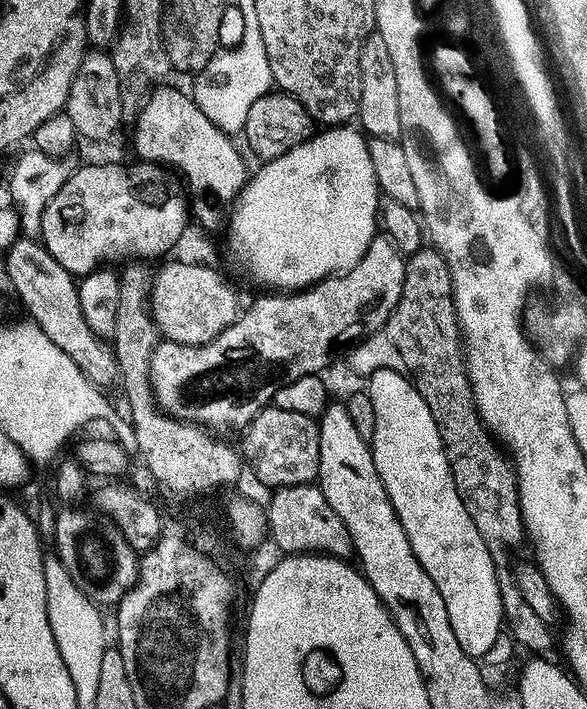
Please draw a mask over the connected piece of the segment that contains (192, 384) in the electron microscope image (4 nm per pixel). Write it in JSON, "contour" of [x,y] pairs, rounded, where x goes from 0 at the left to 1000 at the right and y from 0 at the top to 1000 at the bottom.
{"contour":[[[647,330],[634,340],[630,353],[624,358],[624,364],[617,364],[617,370],[610,370],[610,375],[603,375],[593,384],[581,384],[578,389],[562,389],[547,401],[535,401],[530,406],[520,406],[496,415],[450,415],[445,423],[436,423],[429,429],[429,436],[417,439],[404,451],[402,458],[387,463],[365,482],[358,482],[351,488],[317,488],[315,485],[296,485],[291,482],[274,482],[266,489],[262,499],[262,511],[259,512],[259,529],[256,540],[259,544],[259,557],[266,560],[267,570],[273,571],[273,580],[286,583],[288,587],[298,587],[302,592],[317,592],[324,598],[337,598],[342,604],[356,606],[375,606],[368,604],[409,604],[421,605],[429,592],[441,581],[450,580],[470,563],[470,553],[480,544],[477,530],[486,530],[486,537],[496,539],[508,533],[521,533],[523,530],[545,530],[550,519],[559,519],[571,505],[572,496],[579,496],[586,489],[591,492],[595,487],[605,488],[615,480],[625,480],[629,474],[642,472],[649,465],[659,464],[661,451],[671,443],[671,437],[678,432],[678,426],[685,420],[685,409],[692,398],[692,362],[687,355],[675,350],[675,344],[661,337],[659,333]]]}

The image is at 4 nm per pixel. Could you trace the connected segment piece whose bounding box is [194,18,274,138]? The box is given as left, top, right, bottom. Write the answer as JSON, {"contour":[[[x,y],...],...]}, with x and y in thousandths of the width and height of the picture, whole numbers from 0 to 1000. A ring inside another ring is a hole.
{"contour":[[[434,25],[424,27],[419,51],[402,68],[370,73],[366,82],[334,109],[334,148],[387,192],[402,195],[411,190],[426,166],[426,155],[433,155],[433,144],[440,144],[465,128],[467,114],[460,99],[460,82],[453,76],[453,59],[446,54],[446,42]]]}

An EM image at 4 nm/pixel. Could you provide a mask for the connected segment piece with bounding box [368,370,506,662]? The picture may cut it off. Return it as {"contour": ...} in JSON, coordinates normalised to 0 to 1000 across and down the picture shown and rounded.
{"contour":[[[668,522],[641,523],[629,532],[627,542],[627,554],[642,587],[632,629],[646,673],[693,750],[707,786],[733,815],[739,815],[739,827],[746,827],[746,838],[753,838],[753,849],[760,849],[760,866],[767,866],[767,883],[773,883],[773,900],[780,900],[780,911],[787,911],[787,917],[794,917],[794,922],[801,922],[806,931],[823,932],[823,925],[843,917],[852,903],[852,890],[857,893],[862,886],[852,807],[838,779],[773,685],[772,664],[767,663],[744,597],[726,564],[712,556],[709,543],[693,529]]]}

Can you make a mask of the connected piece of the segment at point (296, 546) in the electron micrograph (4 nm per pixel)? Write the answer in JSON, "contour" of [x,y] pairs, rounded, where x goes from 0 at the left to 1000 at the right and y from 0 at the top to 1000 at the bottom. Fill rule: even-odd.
{"contour":[[[504,684],[465,693],[462,700],[463,707],[453,711],[453,745],[484,781],[543,781],[591,791],[606,784],[589,736],[569,725],[569,714],[555,708],[555,697],[542,685]]]}

